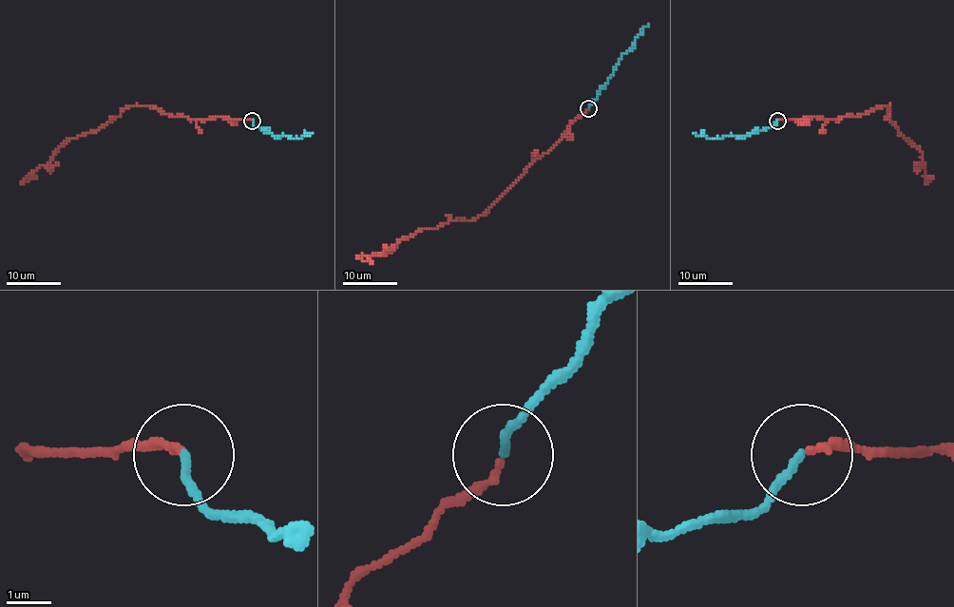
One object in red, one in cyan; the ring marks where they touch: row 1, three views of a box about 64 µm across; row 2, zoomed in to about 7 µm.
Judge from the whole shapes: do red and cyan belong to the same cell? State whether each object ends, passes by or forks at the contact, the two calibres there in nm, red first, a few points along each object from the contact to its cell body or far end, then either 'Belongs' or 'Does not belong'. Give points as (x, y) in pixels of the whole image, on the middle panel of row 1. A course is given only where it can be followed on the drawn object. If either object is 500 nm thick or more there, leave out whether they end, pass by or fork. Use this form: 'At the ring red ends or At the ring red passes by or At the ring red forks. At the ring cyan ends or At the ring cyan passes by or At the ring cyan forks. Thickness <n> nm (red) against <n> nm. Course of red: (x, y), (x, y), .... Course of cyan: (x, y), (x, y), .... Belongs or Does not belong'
At the ring red ends. At the ring cyan ends. Thickness 170 nm (red) against 180 nm. Course of red: (588, 109), (486, 210), (472, 219), (449, 219), (435, 228), (419, 229), (391, 253), (360, 256), (373, 264). Course of cyan: (588, 107), (618, 59), (633, 46), (634, 39), (647, 24). Belongs

